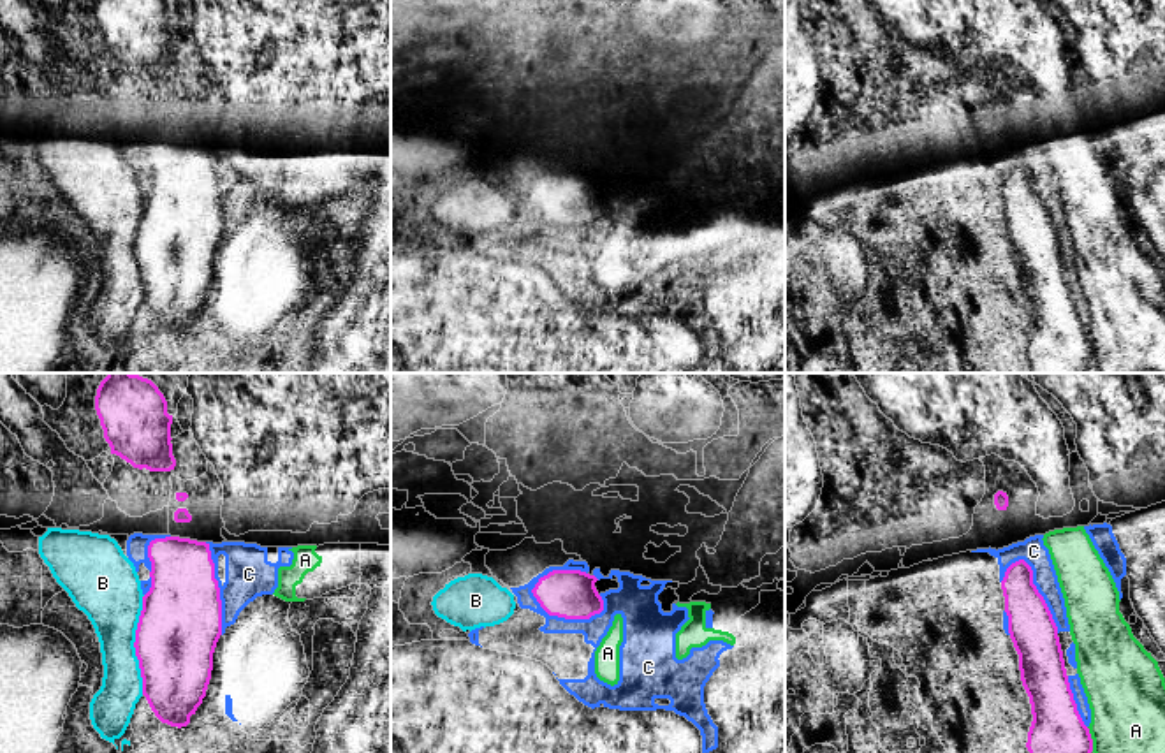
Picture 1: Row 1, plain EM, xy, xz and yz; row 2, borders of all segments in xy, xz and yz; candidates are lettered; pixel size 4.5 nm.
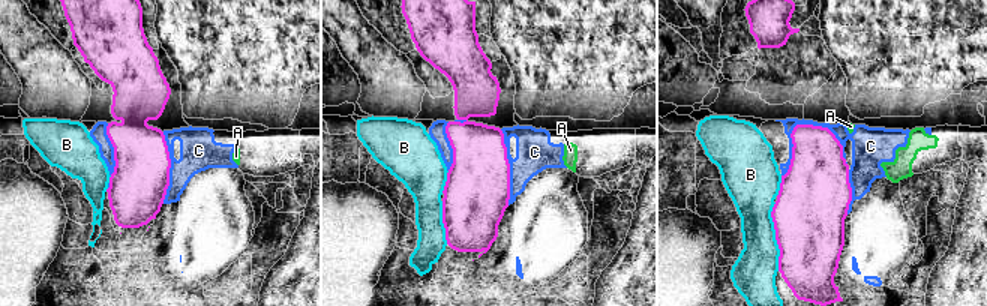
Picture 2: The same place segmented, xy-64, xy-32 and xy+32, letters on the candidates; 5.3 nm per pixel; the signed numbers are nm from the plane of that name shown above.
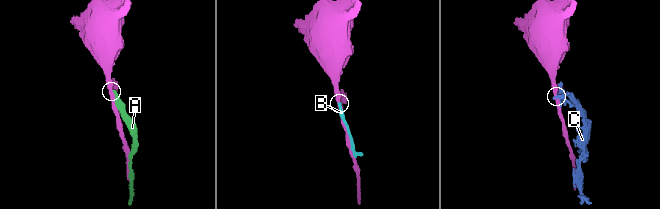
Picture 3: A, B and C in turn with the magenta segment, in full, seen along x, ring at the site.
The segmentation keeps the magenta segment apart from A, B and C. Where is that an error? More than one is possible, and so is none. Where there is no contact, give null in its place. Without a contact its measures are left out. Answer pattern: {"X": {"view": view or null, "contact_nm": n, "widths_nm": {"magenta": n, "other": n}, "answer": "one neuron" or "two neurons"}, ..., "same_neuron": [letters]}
{"A": {"view": "yz", "contact_nm": 120, "widths_nm": {"magenta": 280, "other": 360}, "answer": "two neurons"}, "B": {"view": "xy", "contact_nm": 460, "widths_nm": {"magenta": 380, "other": 280}, "answer": "two neurons"}, "C": {"view": "xz", "contact_nm": 360, "widths_nm": {"magenta": 220, "other": 110}, "answer": "two neurons"}, "same_neuron": []}

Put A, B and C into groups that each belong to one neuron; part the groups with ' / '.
A / B / C

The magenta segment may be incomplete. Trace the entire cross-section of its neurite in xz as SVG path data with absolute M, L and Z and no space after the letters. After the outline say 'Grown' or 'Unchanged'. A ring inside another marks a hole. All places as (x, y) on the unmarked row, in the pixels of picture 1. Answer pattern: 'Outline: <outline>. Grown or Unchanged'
Outline: M553 176L539 185L531 199L549 222L590 225L604 216L597 186L581 176Z. Unchanged

